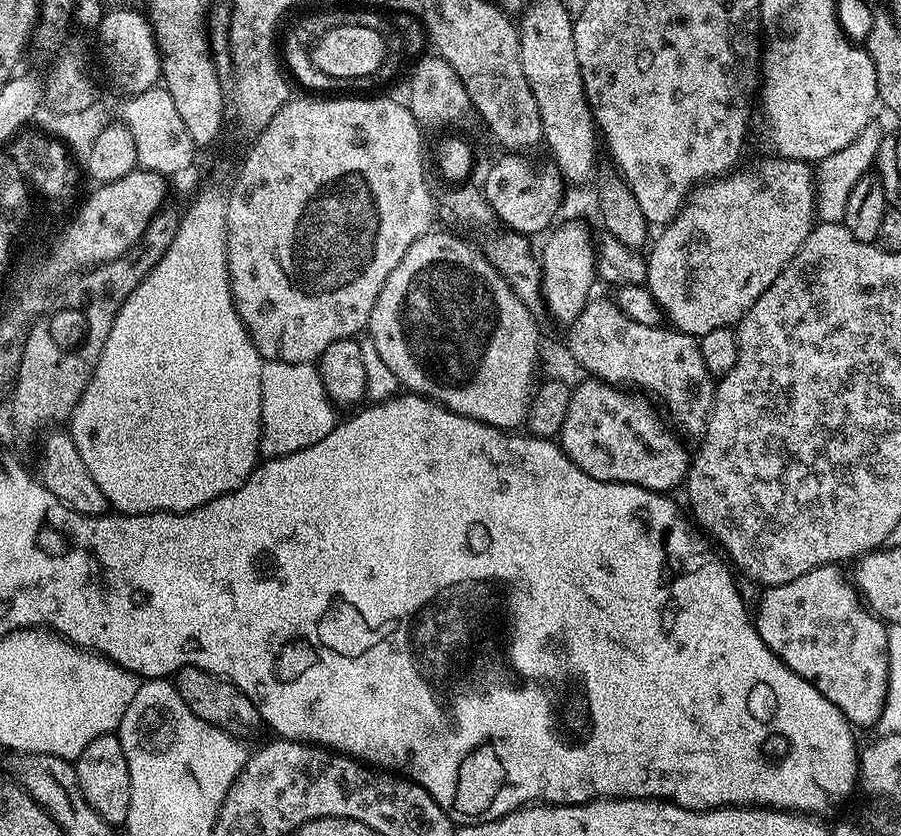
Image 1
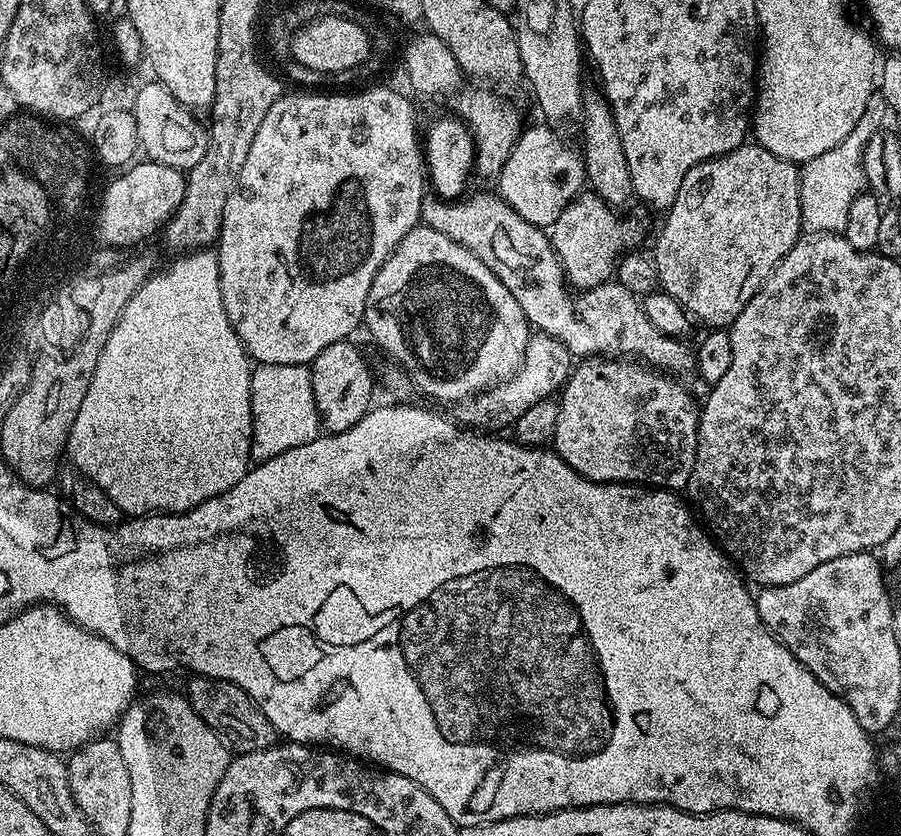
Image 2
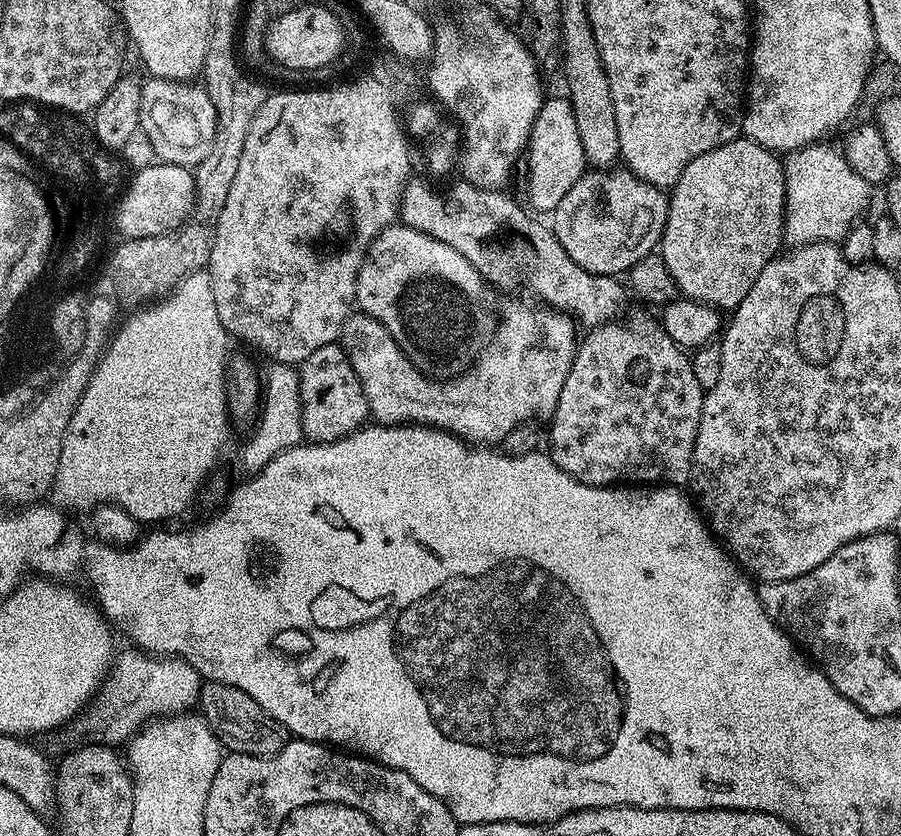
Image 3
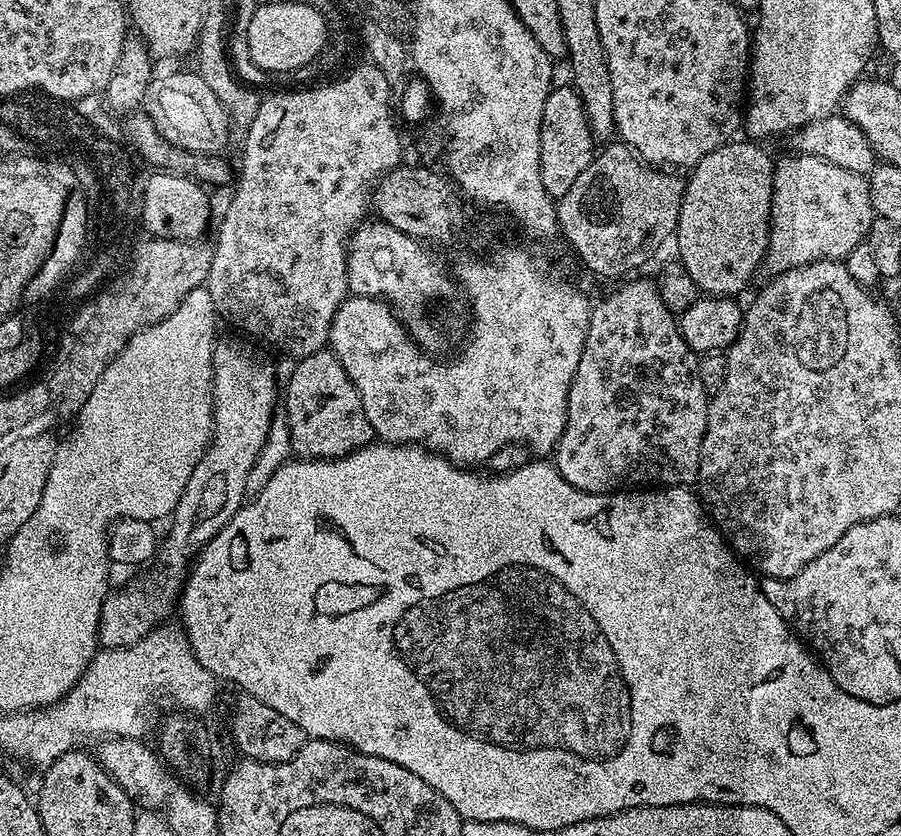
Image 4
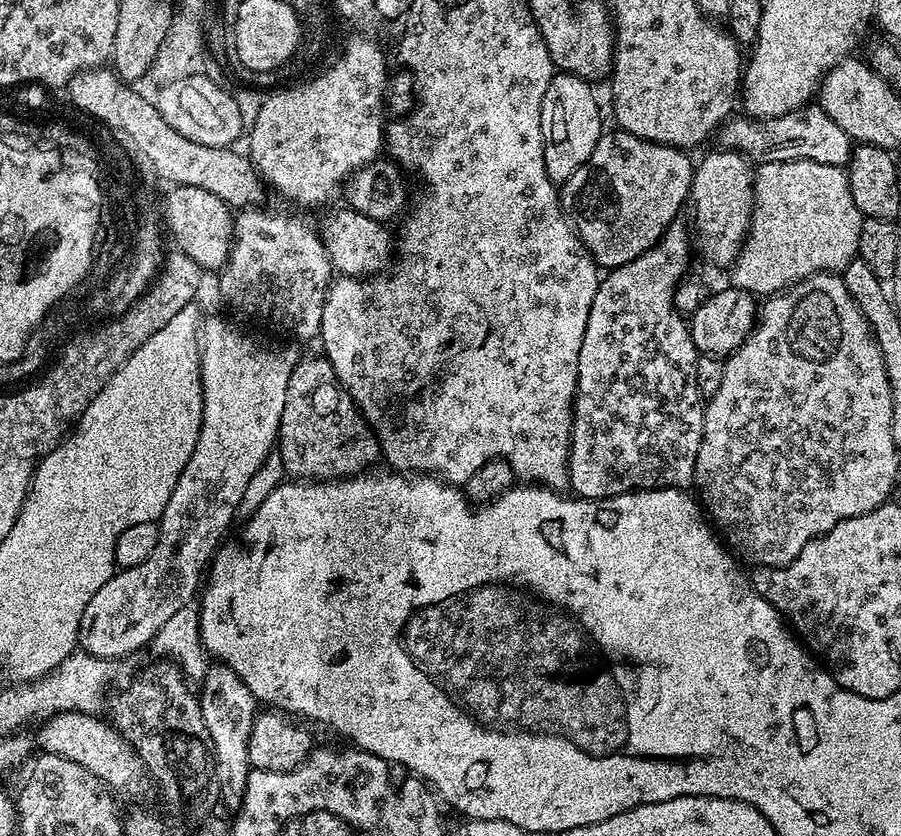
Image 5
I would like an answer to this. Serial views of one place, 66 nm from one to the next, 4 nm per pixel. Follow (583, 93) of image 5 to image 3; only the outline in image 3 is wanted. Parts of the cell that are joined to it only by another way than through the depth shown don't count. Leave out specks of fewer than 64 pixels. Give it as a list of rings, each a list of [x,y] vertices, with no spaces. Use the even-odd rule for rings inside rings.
[[[545,99],[528,139],[526,164],[527,160],[529,200],[527,203],[537,213],[551,214],[558,206],[558,202],[562,201],[562,198],[569,193],[570,188],[586,171],[582,138],[578,136],[578,122],[574,120],[571,100]]]

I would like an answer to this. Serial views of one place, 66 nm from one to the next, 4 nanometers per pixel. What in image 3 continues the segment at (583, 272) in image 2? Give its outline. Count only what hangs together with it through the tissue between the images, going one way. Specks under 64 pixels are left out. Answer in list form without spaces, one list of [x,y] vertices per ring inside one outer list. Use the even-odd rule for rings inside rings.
[[[616,168],[588,170],[580,176],[569,193],[558,202],[550,216],[550,227],[566,254],[578,266],[593,276],[615,276],[626,274],[642,258],[657,251],[668,217],[669,193],[663,188],[656,188],[646,181],[638,179],[634,173]]]

